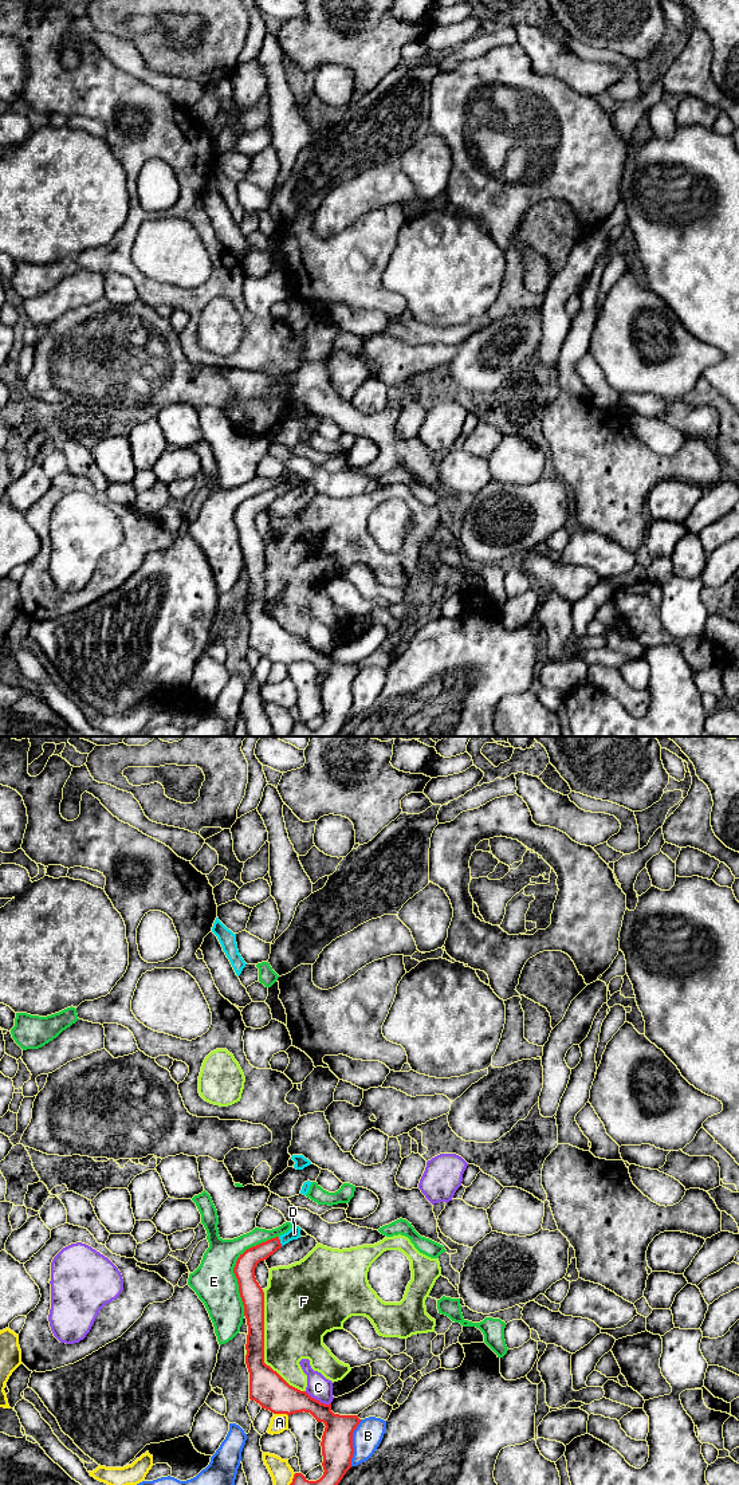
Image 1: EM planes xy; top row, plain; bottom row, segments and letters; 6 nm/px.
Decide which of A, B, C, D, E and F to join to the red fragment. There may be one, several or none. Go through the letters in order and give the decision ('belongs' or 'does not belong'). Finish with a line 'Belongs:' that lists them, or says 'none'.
A: does not belong
B: does not belong
C: does not belong
D: belongs
E: does not belong
F: does not belong
Belongs: D

